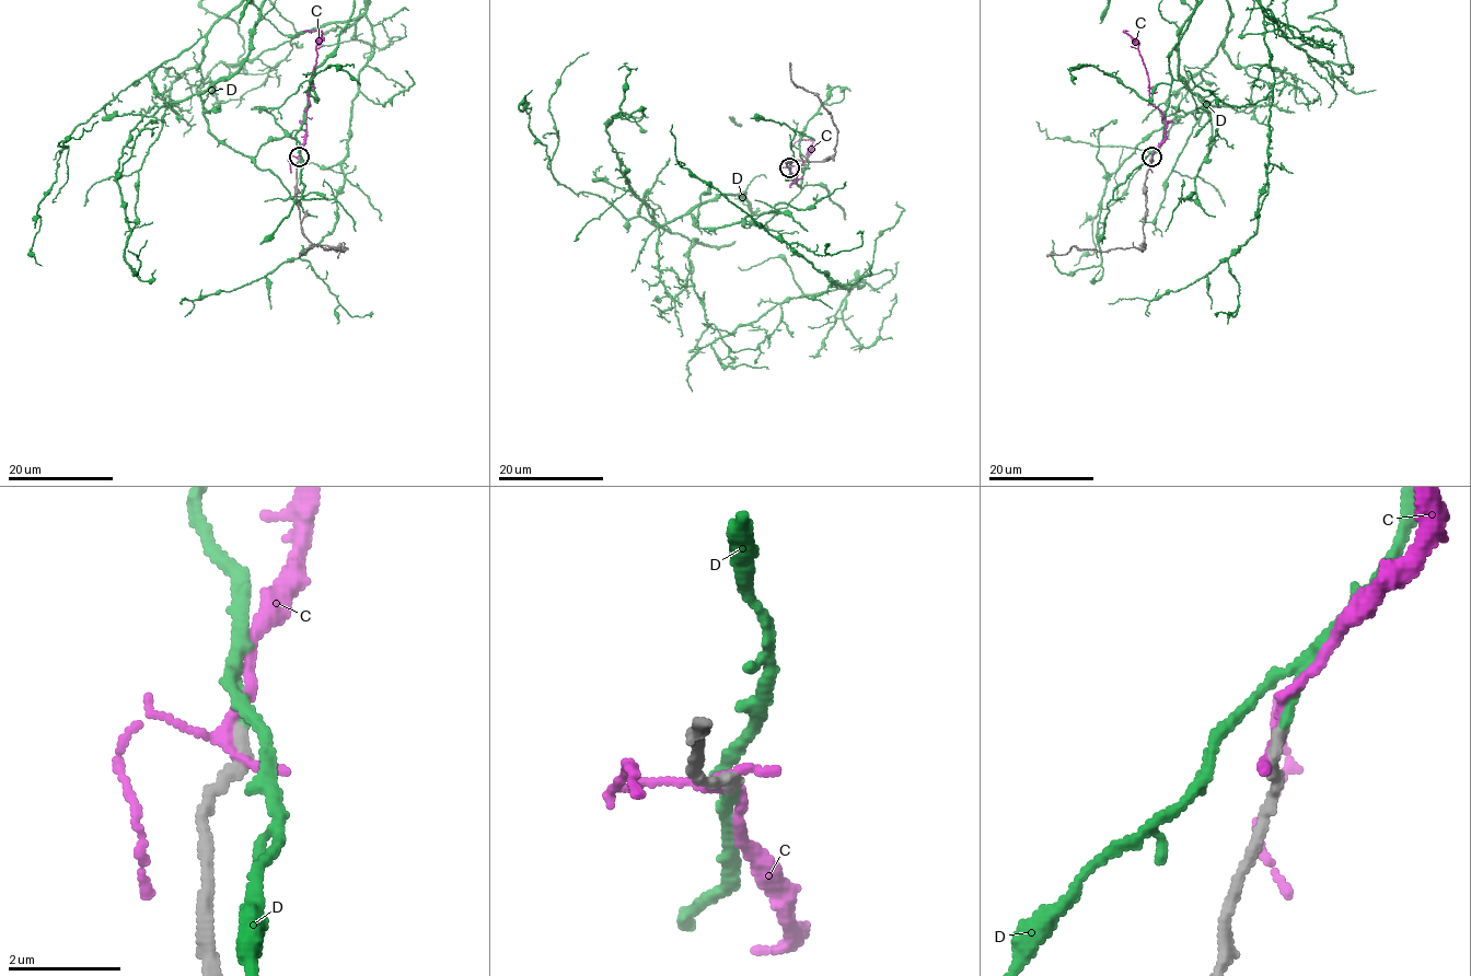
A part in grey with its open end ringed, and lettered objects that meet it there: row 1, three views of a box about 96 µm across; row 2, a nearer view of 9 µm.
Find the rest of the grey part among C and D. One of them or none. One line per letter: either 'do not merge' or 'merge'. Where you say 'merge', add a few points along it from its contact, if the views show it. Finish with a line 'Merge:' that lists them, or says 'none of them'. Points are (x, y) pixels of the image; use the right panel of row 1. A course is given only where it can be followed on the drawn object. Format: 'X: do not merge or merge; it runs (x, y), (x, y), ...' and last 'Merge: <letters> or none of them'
C: do not merge
D: merge
Merge: D

